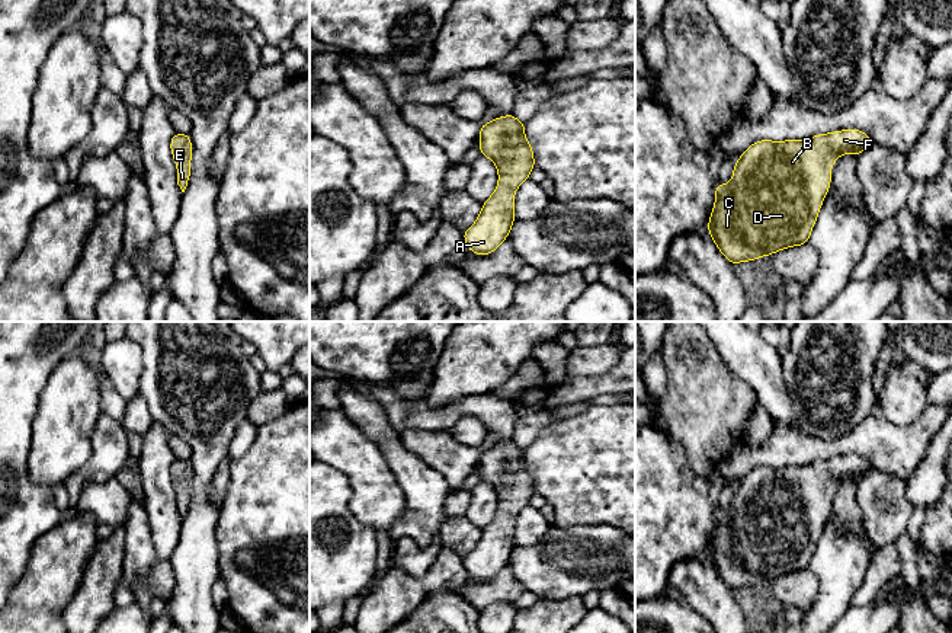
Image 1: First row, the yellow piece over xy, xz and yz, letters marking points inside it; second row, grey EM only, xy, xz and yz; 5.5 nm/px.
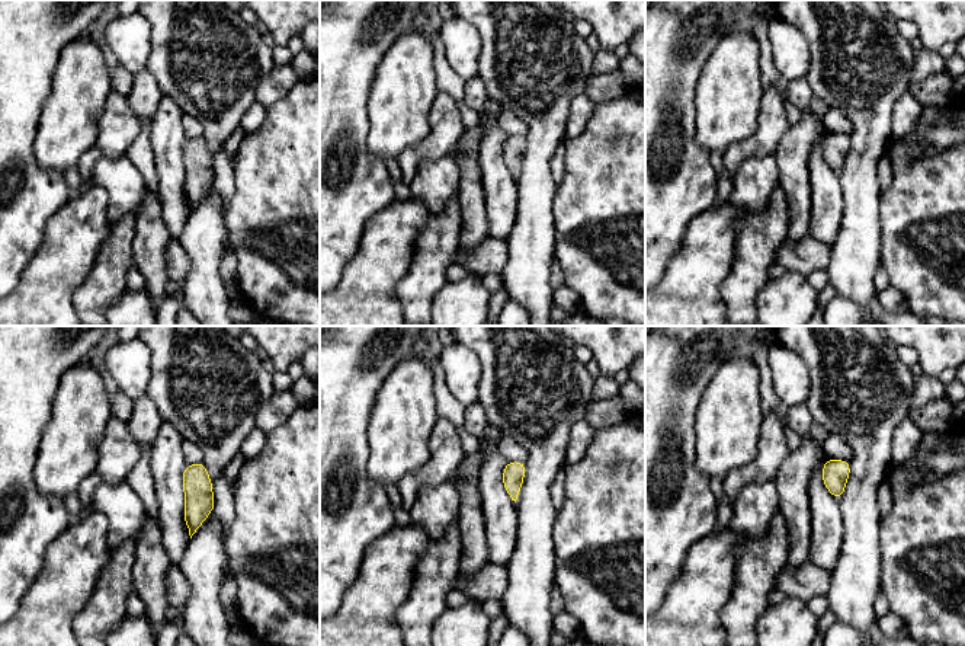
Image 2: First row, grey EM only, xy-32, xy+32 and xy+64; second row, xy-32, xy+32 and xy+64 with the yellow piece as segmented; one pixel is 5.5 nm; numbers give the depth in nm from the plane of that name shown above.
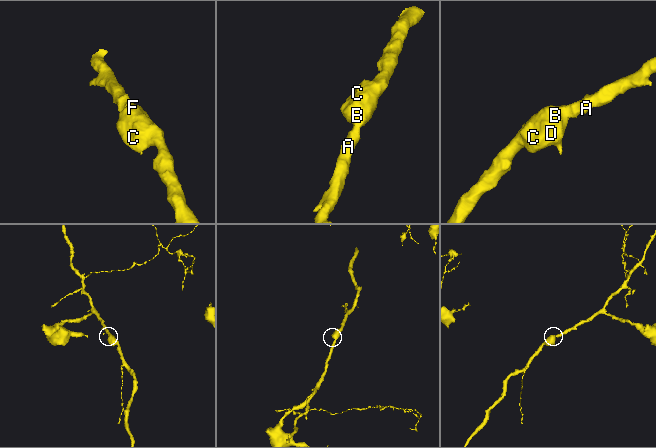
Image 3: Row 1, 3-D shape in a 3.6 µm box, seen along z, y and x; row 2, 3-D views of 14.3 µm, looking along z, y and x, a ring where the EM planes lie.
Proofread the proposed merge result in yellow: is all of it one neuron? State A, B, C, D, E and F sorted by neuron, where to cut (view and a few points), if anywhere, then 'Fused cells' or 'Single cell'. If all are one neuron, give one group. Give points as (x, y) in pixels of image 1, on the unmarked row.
Groups: A B C D E F. No split. Single cell

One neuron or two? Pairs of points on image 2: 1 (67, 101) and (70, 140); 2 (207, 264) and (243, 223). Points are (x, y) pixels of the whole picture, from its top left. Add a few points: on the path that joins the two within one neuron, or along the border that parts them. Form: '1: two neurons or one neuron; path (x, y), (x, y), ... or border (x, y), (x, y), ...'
1: one neuron; path (70, 111), (70, 130)
2: two neurons; border (224, 218), (227, 226)

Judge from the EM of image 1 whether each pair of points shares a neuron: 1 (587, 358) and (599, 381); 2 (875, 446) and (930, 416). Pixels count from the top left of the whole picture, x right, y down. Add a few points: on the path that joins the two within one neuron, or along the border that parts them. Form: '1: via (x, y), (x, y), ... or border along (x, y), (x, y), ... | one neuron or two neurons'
1: border along (619, 358), (605, 373), (567, 377) | two neurons
2: via (888, 446), (901, 446), (917, 430) | one neuron

